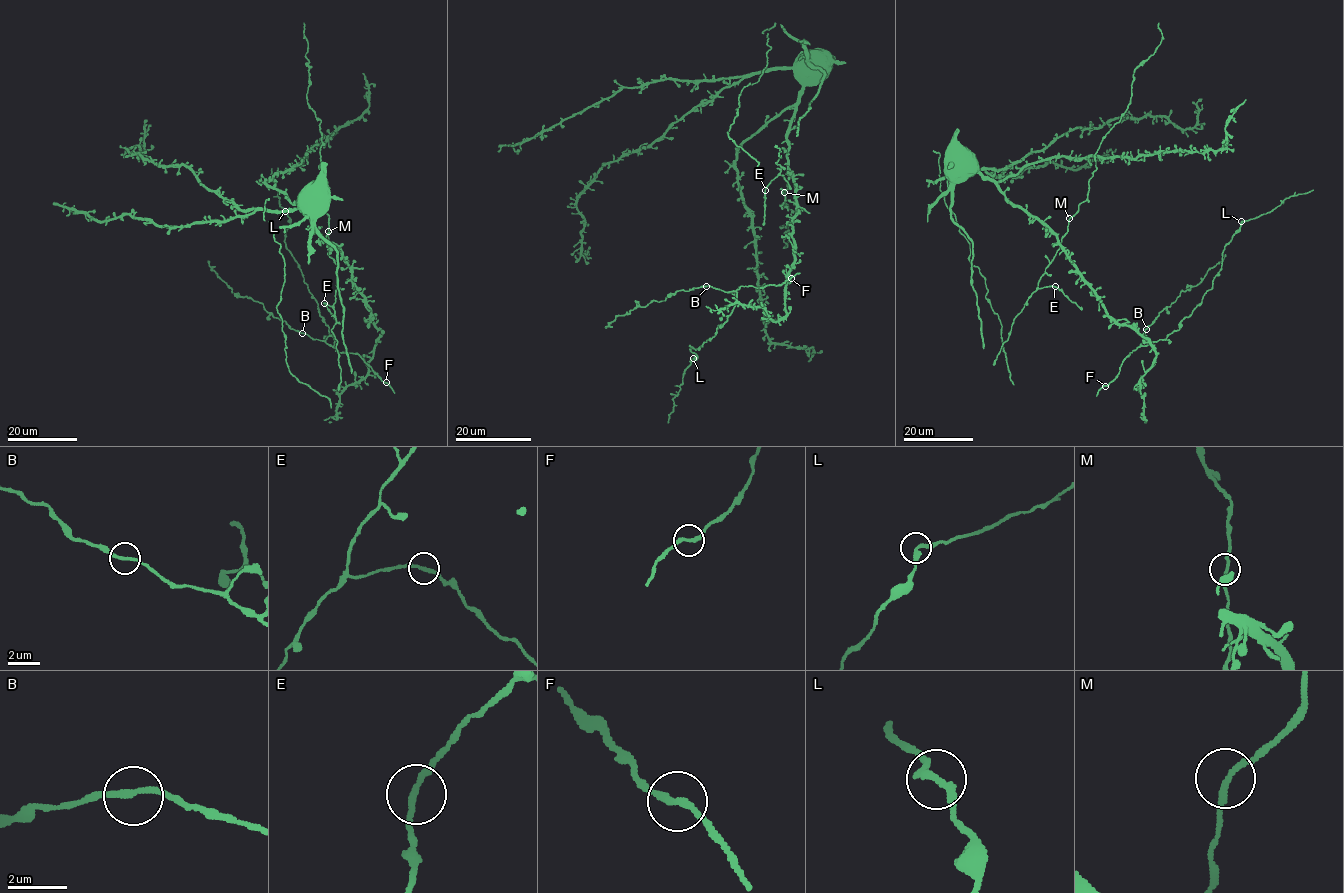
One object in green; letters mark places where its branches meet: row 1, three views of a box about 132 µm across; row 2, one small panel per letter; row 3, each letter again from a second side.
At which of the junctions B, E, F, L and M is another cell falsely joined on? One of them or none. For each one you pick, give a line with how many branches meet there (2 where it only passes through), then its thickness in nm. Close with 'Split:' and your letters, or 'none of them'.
Split: none of them

